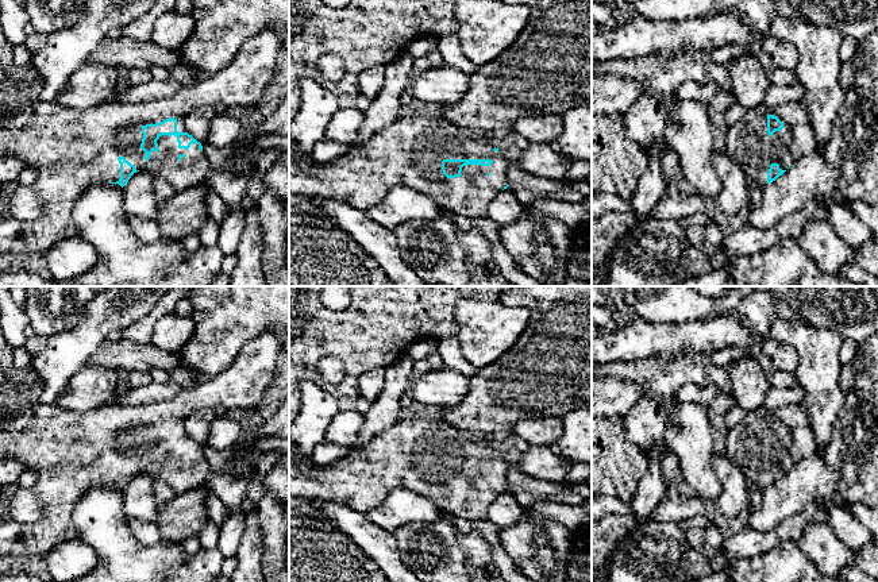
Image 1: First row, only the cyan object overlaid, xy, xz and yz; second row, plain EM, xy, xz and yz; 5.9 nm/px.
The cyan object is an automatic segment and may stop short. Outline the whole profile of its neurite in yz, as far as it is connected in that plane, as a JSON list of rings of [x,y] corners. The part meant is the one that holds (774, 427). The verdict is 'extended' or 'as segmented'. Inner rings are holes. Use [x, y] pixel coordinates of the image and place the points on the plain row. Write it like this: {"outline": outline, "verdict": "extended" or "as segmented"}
{"outline": [[[789,404],[775,409],[762,406],[747,412],[744,419],[728,431],[725,446],[725,456],[746,479],[750,509],[760,508],[766,489],[782,478],[796,463],[816,455],[816,451],[816,438],[801,404]]], "verdict": "extended"}

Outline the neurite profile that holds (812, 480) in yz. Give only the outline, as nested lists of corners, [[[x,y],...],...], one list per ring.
[[[821,455],[806,458],[766,489],[762,505],[746,513],[744,528],[769,531],[801,513],[809,502],[828,500],[836,492],[837,482],[839,475]]]

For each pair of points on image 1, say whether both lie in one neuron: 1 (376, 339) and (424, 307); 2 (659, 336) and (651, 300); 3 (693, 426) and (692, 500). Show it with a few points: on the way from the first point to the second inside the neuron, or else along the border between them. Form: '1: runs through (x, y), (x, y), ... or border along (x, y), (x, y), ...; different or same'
1: runs through (388, 327), (408, 307), (412, 307); same
2: border along (624, 316), (640, 316), (658, 323), (688, 322); different
3: border along (689, 489), (699, 493), (708, 503); different

